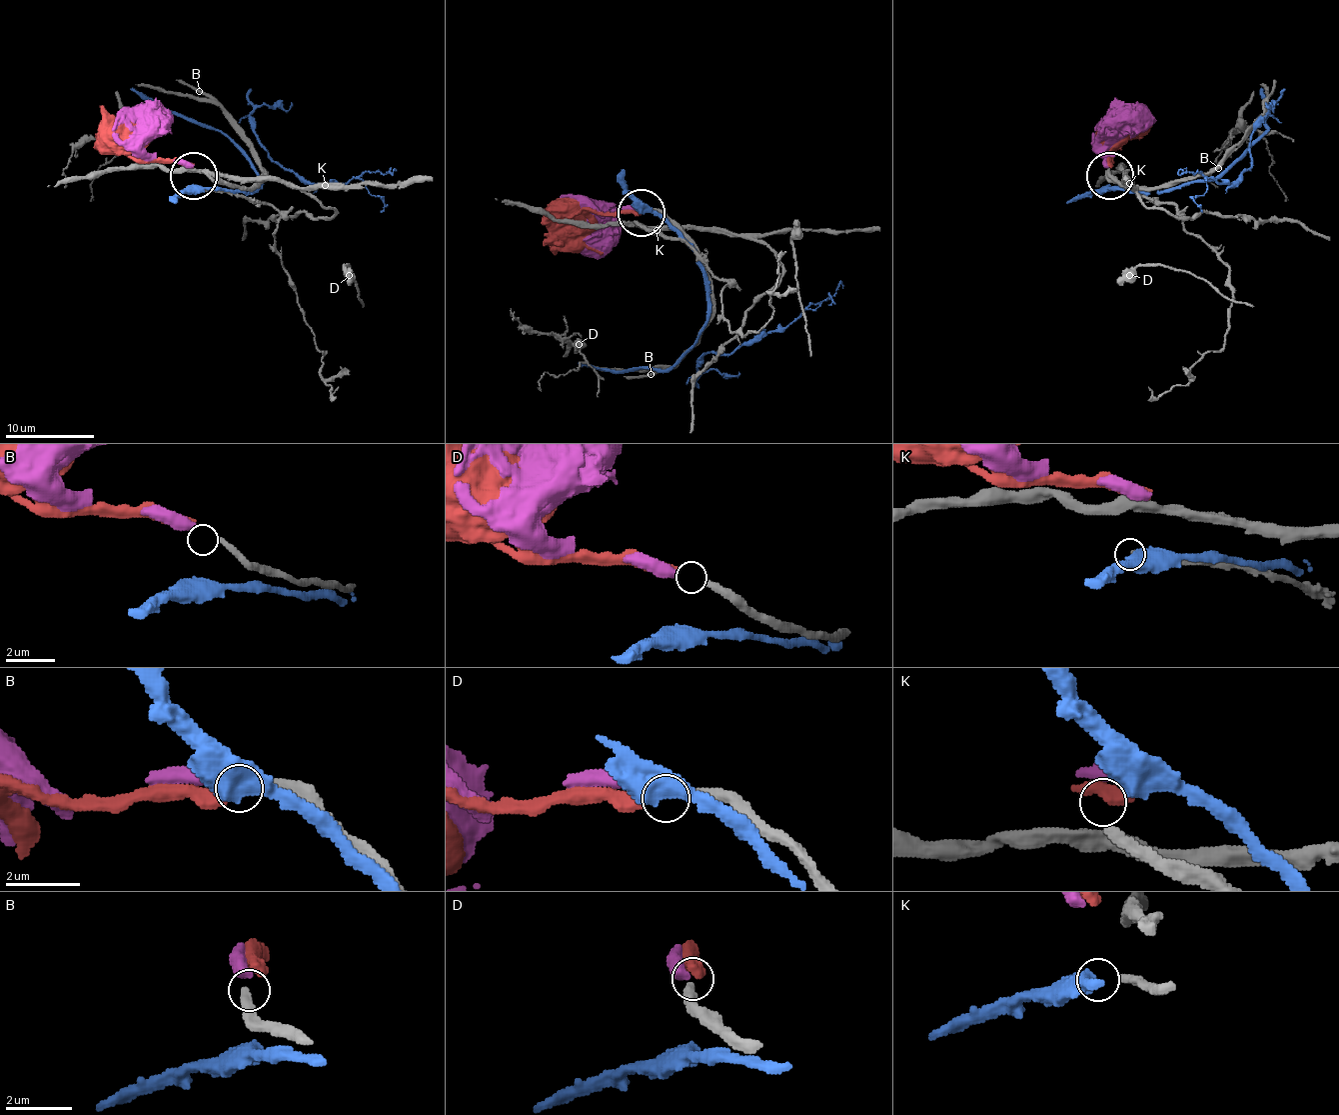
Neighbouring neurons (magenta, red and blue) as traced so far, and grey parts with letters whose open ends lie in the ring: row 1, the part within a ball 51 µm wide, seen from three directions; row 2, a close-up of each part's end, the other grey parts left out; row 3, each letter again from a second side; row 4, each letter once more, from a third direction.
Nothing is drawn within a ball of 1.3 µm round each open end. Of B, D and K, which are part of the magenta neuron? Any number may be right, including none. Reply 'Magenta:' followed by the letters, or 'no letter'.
Magenta: B

